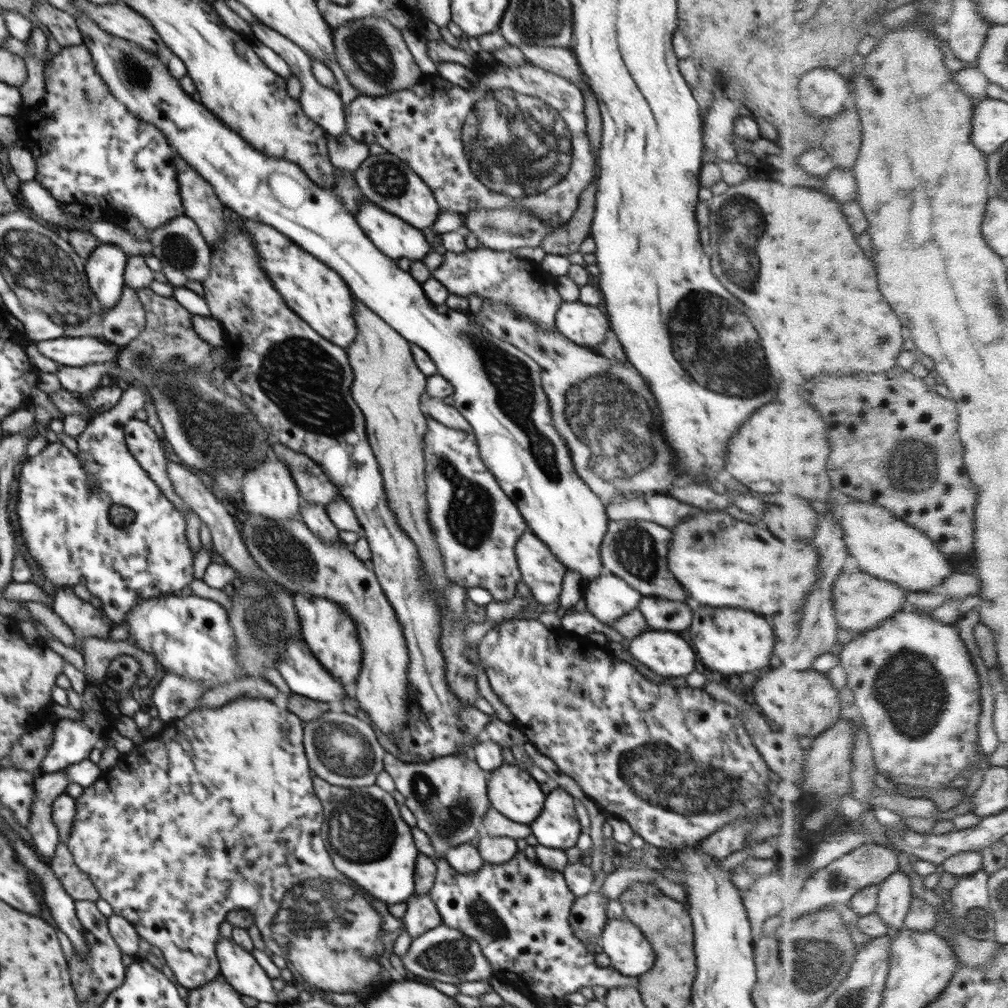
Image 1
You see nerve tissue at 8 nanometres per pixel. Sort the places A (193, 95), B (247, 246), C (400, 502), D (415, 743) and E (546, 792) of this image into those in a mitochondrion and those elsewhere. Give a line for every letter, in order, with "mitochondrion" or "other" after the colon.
A: other
B: other
C: other
D: other
E: other

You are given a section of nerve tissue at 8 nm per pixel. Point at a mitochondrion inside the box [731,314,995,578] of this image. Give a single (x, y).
(912, 463)

